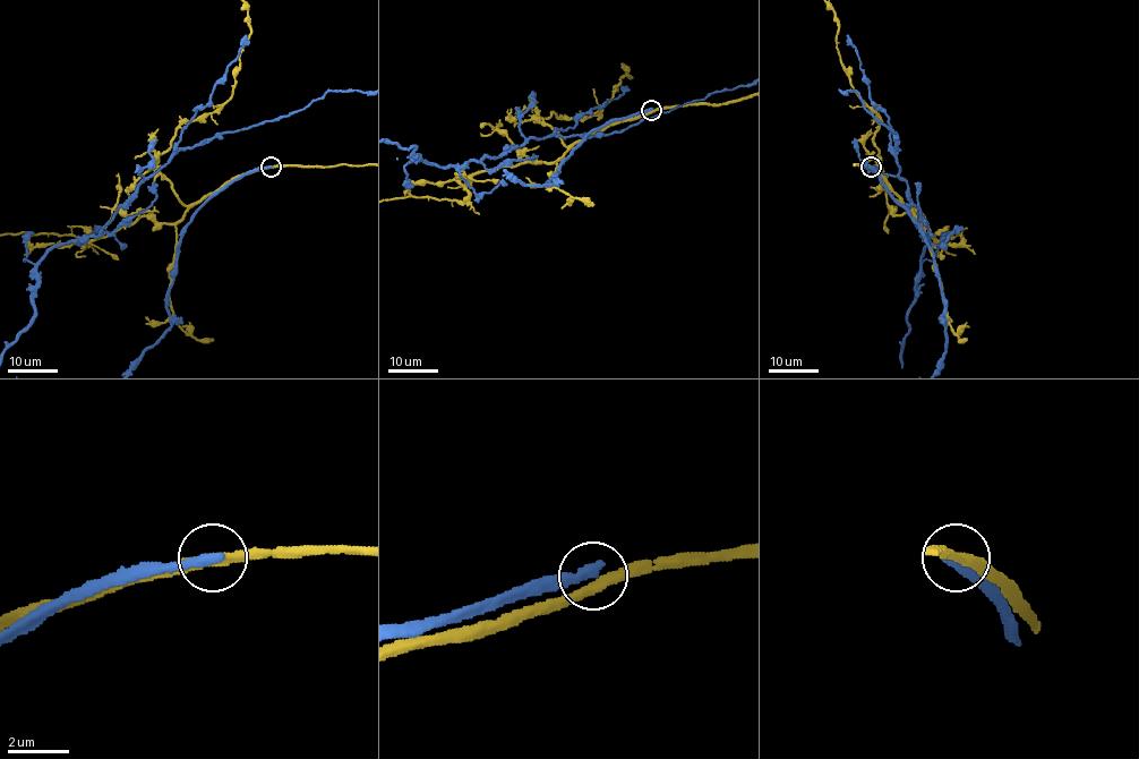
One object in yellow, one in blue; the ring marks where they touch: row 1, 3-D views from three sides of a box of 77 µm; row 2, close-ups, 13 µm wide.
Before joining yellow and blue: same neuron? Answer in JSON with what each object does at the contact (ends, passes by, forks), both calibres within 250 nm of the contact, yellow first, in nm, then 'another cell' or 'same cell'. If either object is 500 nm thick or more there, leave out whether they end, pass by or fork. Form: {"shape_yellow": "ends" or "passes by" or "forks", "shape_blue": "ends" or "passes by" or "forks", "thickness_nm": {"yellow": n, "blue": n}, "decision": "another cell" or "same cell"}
{"shape_yellow": "passes by", "shape_blue": "ends", "thickness_nm": {"yellow": 320, "blue": 400}, "decision": "another cell"}

